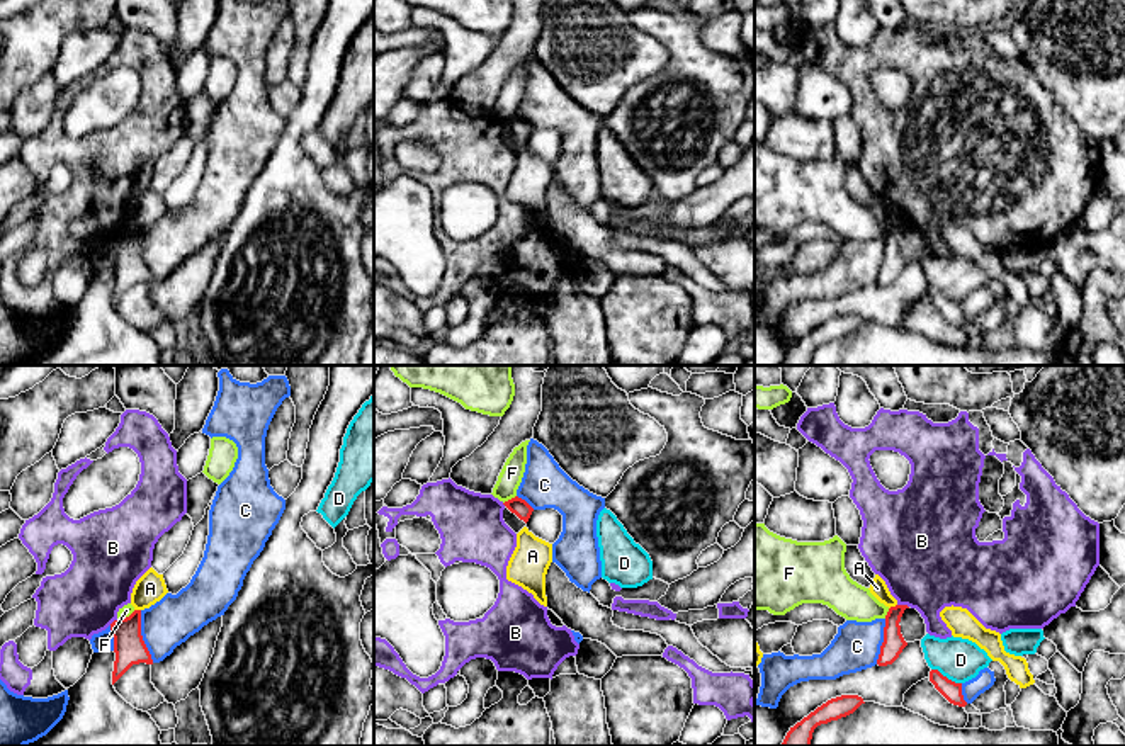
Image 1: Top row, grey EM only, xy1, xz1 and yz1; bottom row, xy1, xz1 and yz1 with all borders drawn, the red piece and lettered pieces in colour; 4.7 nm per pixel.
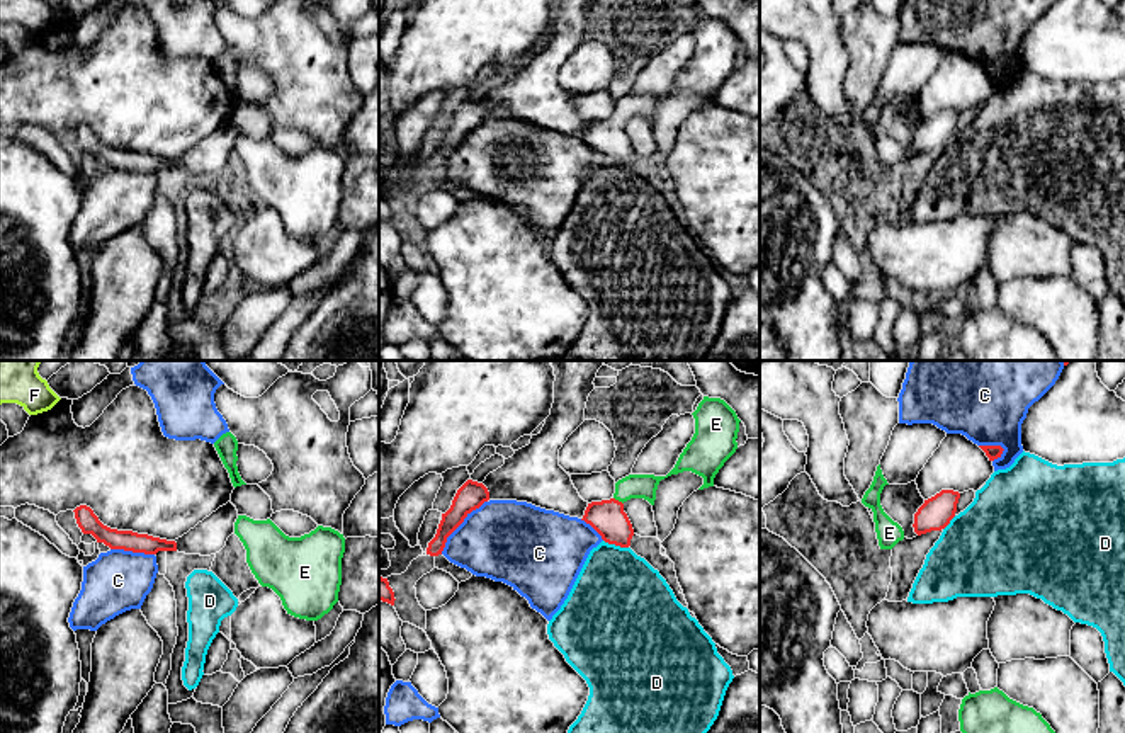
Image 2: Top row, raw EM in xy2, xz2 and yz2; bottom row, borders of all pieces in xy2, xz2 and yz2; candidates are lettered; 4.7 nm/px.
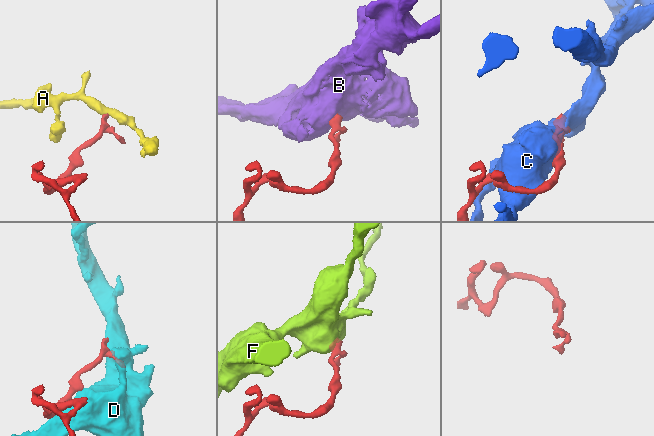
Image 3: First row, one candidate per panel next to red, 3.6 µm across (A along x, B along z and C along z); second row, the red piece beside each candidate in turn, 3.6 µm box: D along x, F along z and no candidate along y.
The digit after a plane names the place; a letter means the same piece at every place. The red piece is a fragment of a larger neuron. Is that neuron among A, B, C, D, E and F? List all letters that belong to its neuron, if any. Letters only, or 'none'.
E

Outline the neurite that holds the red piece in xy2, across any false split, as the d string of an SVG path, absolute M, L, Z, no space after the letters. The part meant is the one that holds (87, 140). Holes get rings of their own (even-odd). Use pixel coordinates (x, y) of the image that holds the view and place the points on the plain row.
M80 124L73 131L82 151L92 153L97 162L104 162L110 168L124 168L144 173L156 173L158 170L177 170L175 160L138 153L133 150L117 150L104 145L93 129L87 124Z

